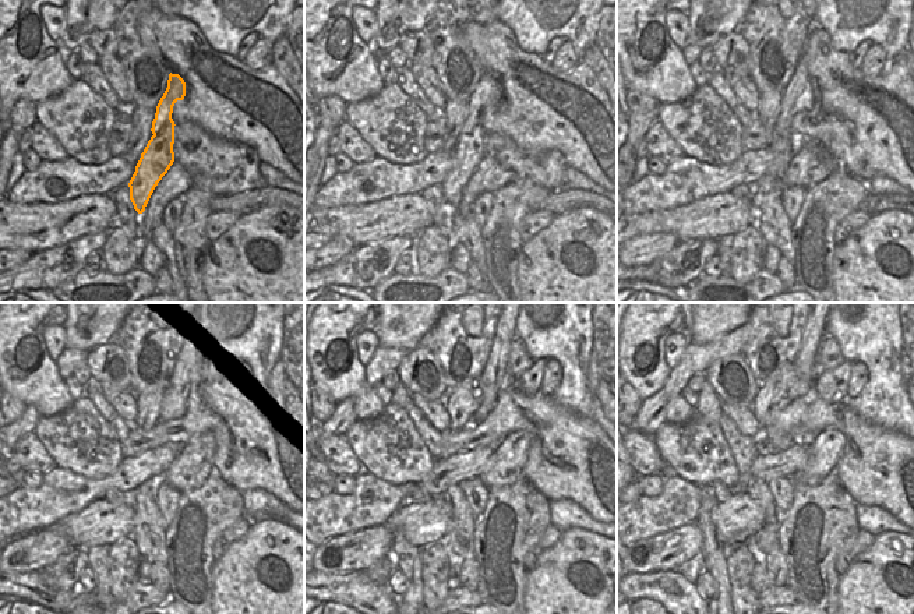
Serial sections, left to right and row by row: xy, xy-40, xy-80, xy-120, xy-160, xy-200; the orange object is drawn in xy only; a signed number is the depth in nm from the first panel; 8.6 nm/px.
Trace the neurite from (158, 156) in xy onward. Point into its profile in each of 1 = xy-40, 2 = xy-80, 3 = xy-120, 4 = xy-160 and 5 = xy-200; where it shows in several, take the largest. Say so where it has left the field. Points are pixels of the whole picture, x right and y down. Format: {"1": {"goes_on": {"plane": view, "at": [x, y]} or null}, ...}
{"1": {"goes_on": {"plane": "xy-40", "at": [470, 148]}}, "2": {"goes_on": {"plane": "xy-80", "at": [798, 95]}}, "3": {"goes_on": {"plane": "xy-120", "at": [173, 402]}}, "4": {"goes_on": {"plane": "xy-160", "at": [494, 370]}}, "5": {"goes_on": {"plane": "xy-200", "at": [814, 331]}}}

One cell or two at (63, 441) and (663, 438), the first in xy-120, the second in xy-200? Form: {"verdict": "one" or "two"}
{"verdict": "one"}

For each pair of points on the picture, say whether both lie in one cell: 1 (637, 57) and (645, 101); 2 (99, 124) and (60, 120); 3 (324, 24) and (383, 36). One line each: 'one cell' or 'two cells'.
1: two cells
2: one cell
3: two cells

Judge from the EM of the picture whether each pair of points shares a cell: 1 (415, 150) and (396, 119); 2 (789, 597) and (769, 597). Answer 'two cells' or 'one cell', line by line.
1: one cell
2: one cell

